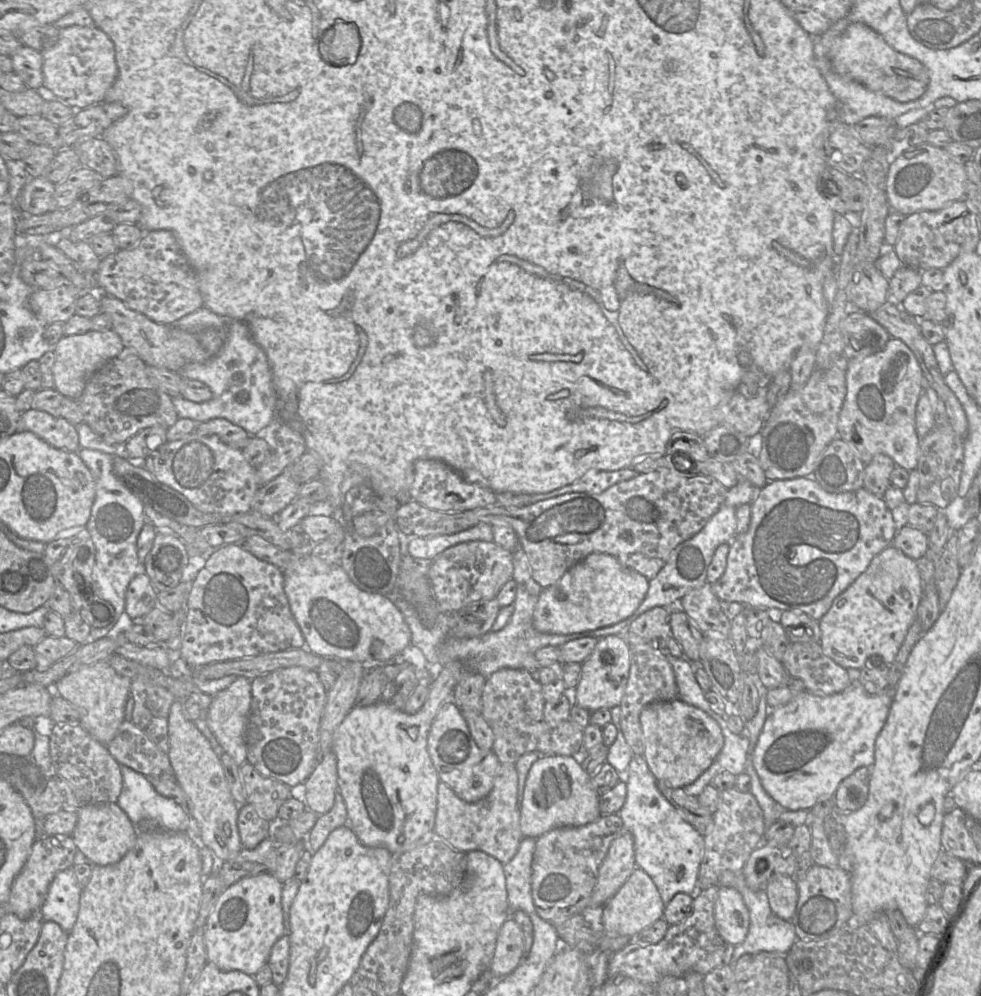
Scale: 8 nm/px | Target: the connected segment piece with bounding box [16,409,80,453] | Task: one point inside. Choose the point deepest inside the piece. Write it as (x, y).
(56, 431)

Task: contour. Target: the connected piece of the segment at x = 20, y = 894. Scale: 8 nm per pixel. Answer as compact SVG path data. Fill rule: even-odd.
M71 835L37 837L26 863L13 881L9 898L5 904L5 911L15 914L21 920L26 920L39 913L53 878L59 871L71 868L74 865L74 856L77 849Z

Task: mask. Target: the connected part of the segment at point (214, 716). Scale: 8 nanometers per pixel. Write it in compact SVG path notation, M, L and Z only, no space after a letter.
M238 676L229 687L213 696L205 716L209 729L238 766L247 761L247 725L252 697L251 682L252 680L244 676Z

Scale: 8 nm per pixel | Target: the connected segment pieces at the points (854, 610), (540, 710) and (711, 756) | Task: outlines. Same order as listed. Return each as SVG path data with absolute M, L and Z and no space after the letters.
M890 545L876 555L867 569L832 602L827 613L818 621L821 631L820 645L826 656L838 665L862 669L872 655L879 655L890 665L917 616L917 608L922 596L922 579L917 562L902 551Z
M502 668L486 678L481 696L481 714L494 736L508 740L517 754L537 751L552 754L552 728L545 721L543 685L524 669Z
M679 698L653 702L640 713L644 753L649 770L657 780L670 788L693 783L713 763L724 745L719 724L703 710Z

